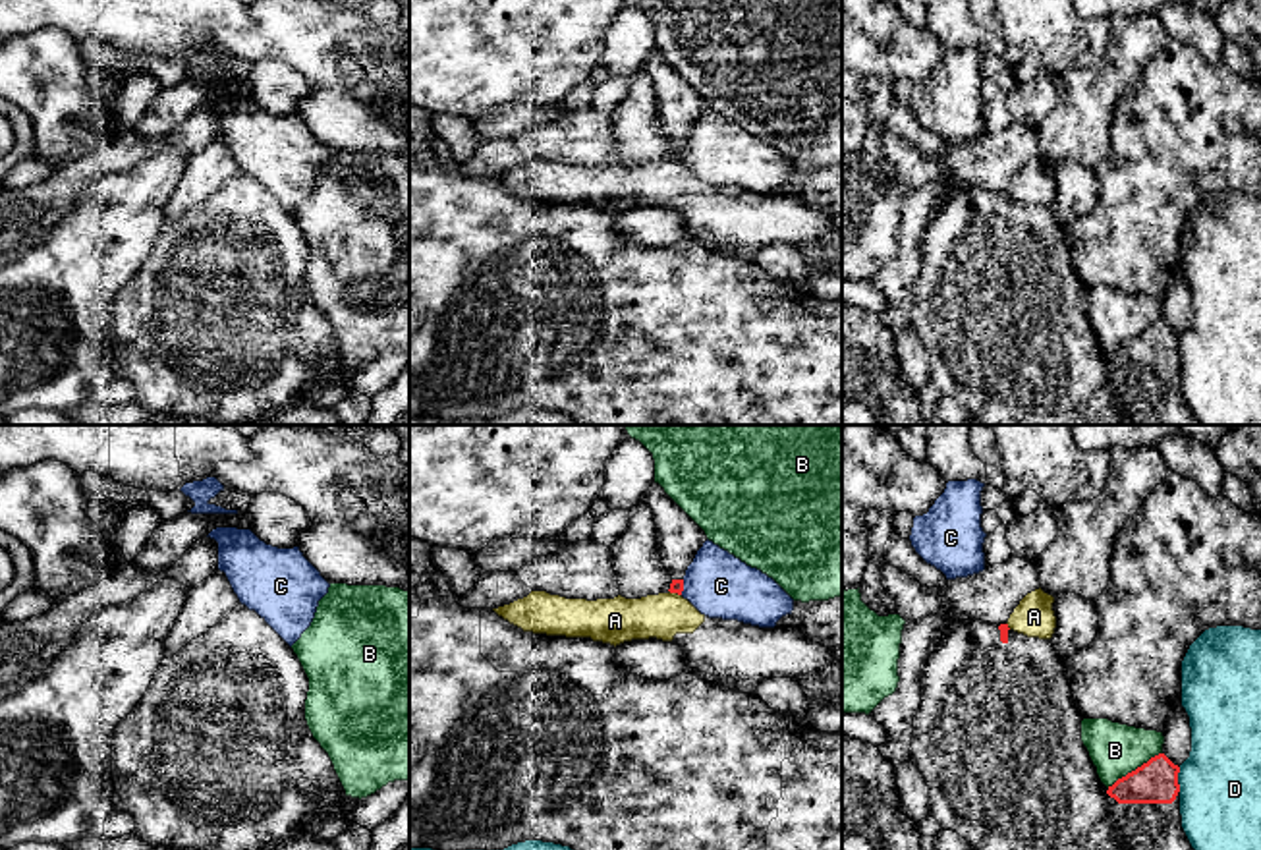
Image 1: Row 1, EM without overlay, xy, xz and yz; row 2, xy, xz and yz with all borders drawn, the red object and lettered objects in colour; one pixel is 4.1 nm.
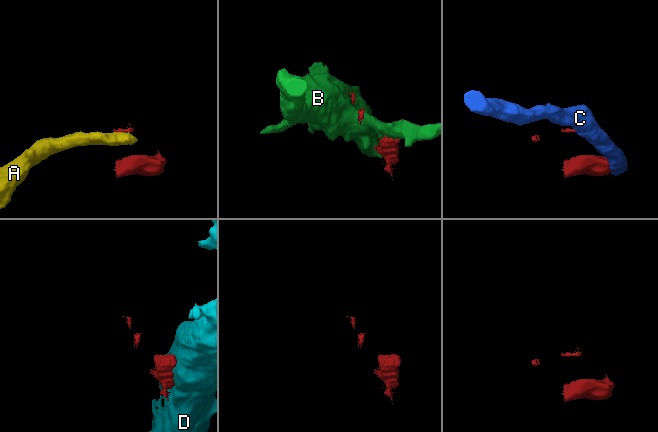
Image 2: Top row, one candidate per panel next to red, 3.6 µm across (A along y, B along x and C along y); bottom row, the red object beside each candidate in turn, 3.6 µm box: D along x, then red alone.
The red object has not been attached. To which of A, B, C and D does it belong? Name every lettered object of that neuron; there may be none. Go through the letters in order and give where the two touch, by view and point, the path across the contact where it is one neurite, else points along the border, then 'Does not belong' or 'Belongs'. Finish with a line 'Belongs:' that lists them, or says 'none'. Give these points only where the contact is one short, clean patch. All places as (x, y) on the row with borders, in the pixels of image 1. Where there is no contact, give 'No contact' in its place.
A: Touches red at xz (674, 592). Does not belong
B: Touches red at yz (1136, 769). Does not belong
C: Touches red at xz (682, 588). Does not belong
D: Touches red at yz (1176, 779). Does not belong
Belongs: none

